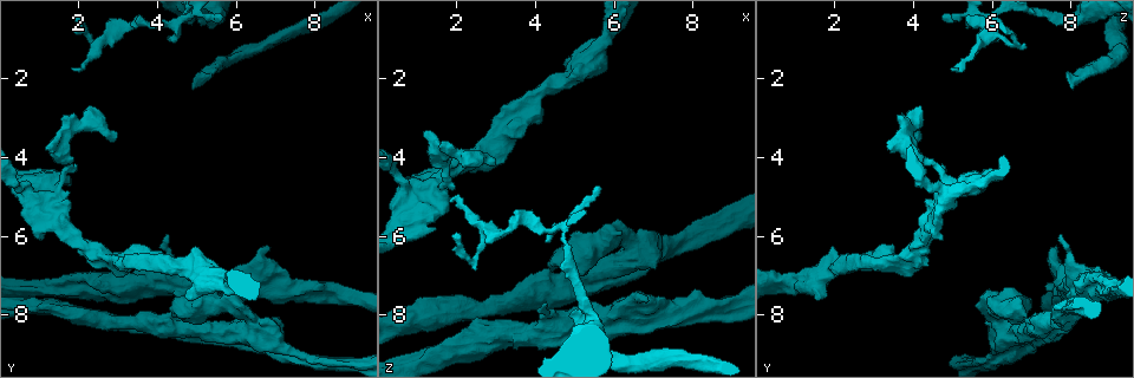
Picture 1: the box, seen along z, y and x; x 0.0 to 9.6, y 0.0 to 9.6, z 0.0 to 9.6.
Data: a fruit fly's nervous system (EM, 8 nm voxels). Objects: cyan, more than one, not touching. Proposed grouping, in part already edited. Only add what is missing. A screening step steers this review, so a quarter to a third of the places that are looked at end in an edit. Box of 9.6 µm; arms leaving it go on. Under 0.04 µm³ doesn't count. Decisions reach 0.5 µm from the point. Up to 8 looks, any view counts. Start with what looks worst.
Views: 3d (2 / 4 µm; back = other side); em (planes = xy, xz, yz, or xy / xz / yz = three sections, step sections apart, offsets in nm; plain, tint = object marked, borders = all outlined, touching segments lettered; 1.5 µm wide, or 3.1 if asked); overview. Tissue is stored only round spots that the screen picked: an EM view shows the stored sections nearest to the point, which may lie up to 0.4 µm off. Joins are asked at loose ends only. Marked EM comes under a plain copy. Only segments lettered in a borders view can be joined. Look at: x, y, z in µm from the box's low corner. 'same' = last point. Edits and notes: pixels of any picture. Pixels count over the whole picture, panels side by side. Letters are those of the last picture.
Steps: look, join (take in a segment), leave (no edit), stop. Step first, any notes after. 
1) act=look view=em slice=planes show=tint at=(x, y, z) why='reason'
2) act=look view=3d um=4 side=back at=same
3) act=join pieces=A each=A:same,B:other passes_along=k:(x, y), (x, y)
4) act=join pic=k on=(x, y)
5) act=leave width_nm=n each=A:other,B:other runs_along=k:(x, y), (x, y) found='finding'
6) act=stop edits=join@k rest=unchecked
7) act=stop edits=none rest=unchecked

act=look view=em slice=xy step=8 show=borders at=(0.95, 6.05, 4.75) why='free end'

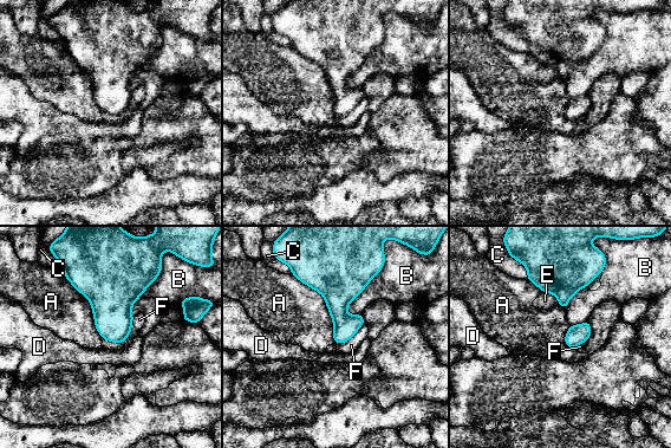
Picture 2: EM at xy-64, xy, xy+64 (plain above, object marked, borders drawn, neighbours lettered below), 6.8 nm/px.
act=leave each=A:other,B:other,C:other,D:other,E:other,F:other border=2:(292, 273), (324, 298), (336, 343) found='none of them fits'

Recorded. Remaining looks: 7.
act=look view=3d um=2 side=back at=(4.25, 6.00, 7.70) why='free end'

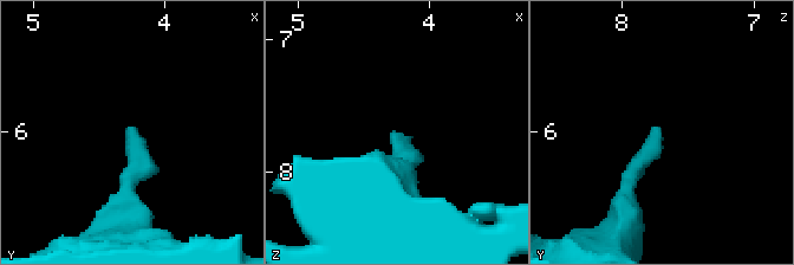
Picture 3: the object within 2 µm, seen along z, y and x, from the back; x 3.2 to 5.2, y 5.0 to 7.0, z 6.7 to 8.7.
act=look view=em slice=planes show=borders at=(4.26, 5.98, 7.72)

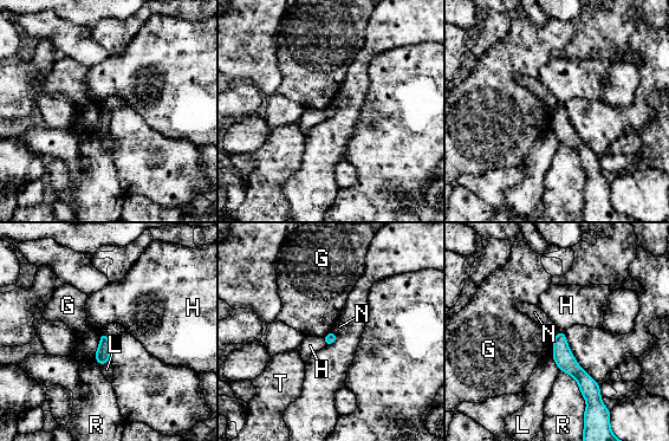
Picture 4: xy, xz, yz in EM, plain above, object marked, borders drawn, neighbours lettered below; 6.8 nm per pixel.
act=leave each=G:other,H:other,L:other,N:other,R:other,T:other runs_along=4:(560, 335), (563, 357), (595, 396) found='no lettered segment goes on from it'

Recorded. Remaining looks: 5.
act=look view=em slice=planes show=borders at=(1.85, 1.75, 5.10) why='tapers out'

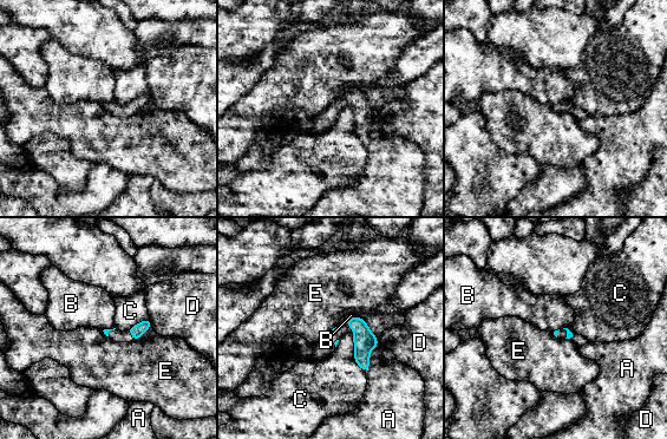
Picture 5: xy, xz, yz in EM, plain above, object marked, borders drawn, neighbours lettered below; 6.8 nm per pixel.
act=leave each=A:other,B:other,C:other,D:other,E:other border=5:(355, 316), (344, 323) found='none of them fits'

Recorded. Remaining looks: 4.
act=stop edits=none rest=unchecked

